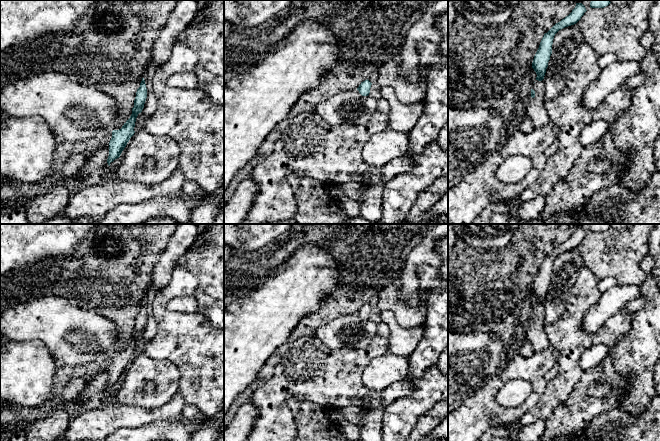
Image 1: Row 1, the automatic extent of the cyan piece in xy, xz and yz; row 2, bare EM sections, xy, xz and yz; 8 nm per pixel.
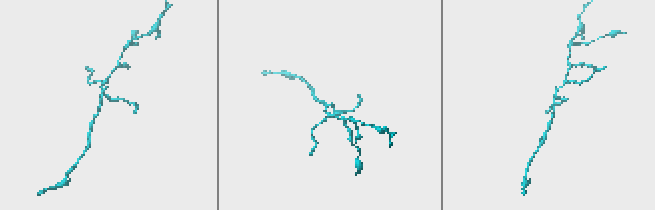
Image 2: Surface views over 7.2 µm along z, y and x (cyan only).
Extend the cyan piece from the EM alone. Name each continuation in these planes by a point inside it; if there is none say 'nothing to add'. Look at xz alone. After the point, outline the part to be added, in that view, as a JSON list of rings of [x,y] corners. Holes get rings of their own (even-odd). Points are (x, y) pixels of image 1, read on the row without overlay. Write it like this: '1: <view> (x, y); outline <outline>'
nothing to add

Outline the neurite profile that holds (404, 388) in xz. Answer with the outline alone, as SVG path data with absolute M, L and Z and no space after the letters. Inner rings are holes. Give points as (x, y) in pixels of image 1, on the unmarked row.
M407 379L395 382L381 392L381 404L386 407L397 398L410 396L415 387Z

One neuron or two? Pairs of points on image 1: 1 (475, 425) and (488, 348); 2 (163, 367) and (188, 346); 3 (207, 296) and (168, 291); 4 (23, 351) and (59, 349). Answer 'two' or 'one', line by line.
1: two
2: two
3: two
4: two

